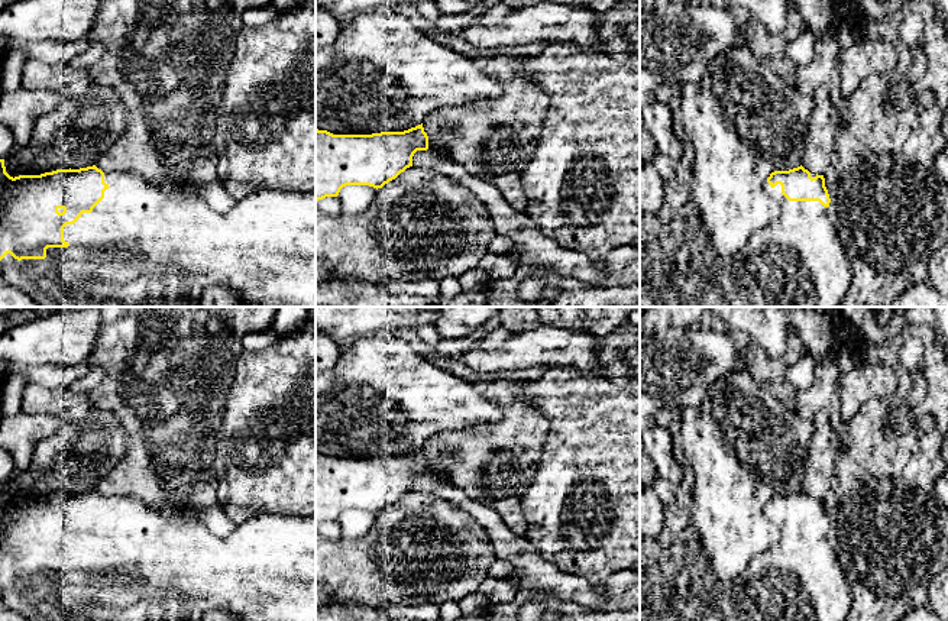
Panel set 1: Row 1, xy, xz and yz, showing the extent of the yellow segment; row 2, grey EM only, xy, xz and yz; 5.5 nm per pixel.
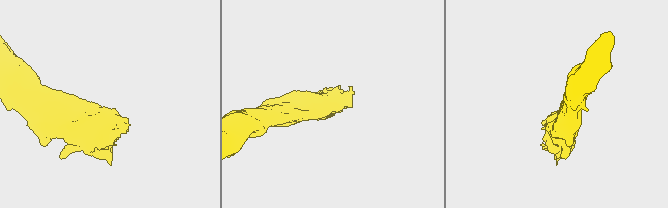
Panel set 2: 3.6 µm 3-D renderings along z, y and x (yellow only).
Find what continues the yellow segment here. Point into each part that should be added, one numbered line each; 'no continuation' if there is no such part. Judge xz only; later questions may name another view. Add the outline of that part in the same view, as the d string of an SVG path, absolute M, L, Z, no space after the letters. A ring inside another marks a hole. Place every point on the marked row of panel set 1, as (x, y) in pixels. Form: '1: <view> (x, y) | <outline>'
1: xz (434, 146) | M428 139L428 151L437 158L449 158L447 152L440 145L440 142L434 139Z

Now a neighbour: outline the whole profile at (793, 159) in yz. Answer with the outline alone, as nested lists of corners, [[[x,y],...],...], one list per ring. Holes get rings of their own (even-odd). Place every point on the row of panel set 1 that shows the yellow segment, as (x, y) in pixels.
[[[803,139],[803,142],[795,151],[792,151],[782,161],[782,164],[777,166],[776,171],[789,171],[789,169],[800,166],[802,165],[803,146],[805,146],[805,139]]]

